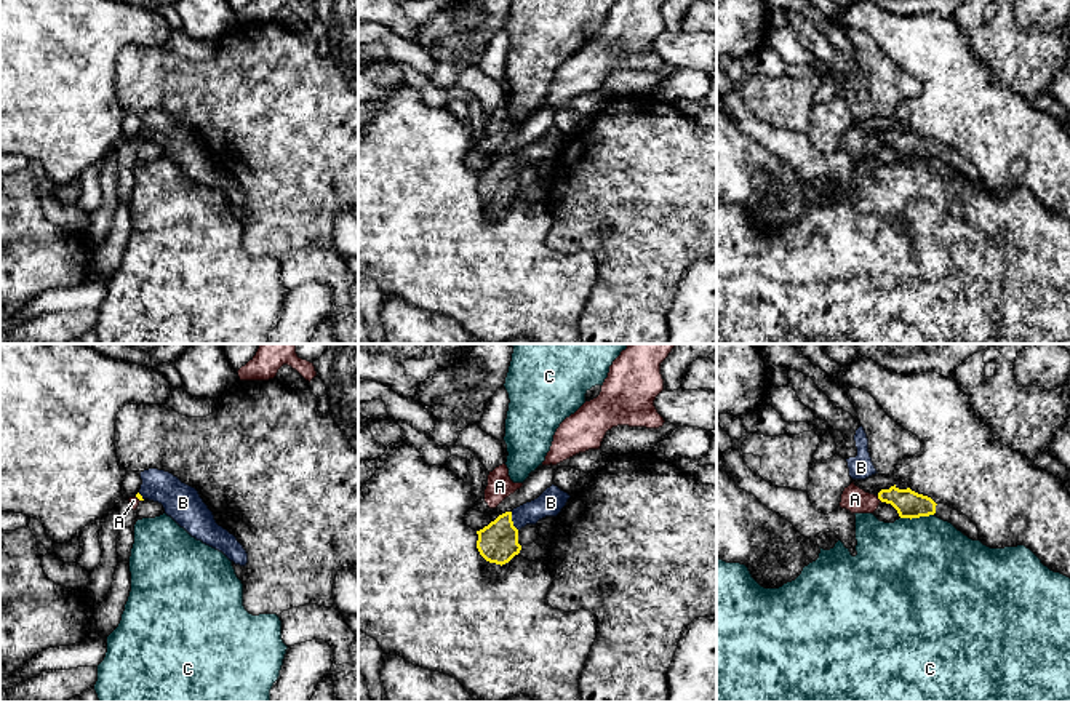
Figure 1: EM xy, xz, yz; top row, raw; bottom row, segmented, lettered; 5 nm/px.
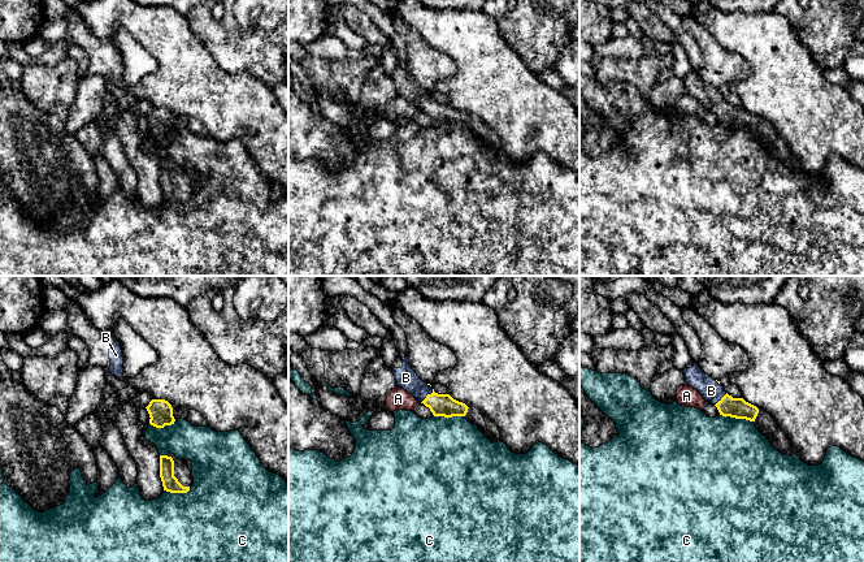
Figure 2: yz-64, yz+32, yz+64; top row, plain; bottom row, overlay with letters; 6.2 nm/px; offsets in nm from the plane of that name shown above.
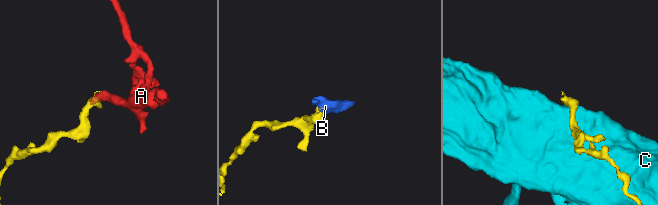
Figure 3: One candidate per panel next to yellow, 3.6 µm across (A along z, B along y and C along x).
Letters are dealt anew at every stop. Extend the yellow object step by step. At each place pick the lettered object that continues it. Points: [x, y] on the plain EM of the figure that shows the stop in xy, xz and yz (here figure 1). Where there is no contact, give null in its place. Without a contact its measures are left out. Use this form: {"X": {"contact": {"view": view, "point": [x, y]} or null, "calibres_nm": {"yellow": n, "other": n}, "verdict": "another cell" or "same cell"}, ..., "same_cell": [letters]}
{"A": {"contact": {"view": "yz", "point": [880, 141]}, "calibres_nm": {"yellow": 140, "other": 130}, "verdict": "another cell"}, "B": {"contact": {"view": "xz", "point": [512, 163]}, "calibres_nm": {"yellow": 200, "other": 130}, "verdict": "same cell"}, "C": {"contact": {"view": "yz", "point": [917, 159]}, "calibres_nm": {"yellow": 140, "other": 500}, "verdict": "another cell"}, "same_cell": ["B"]}

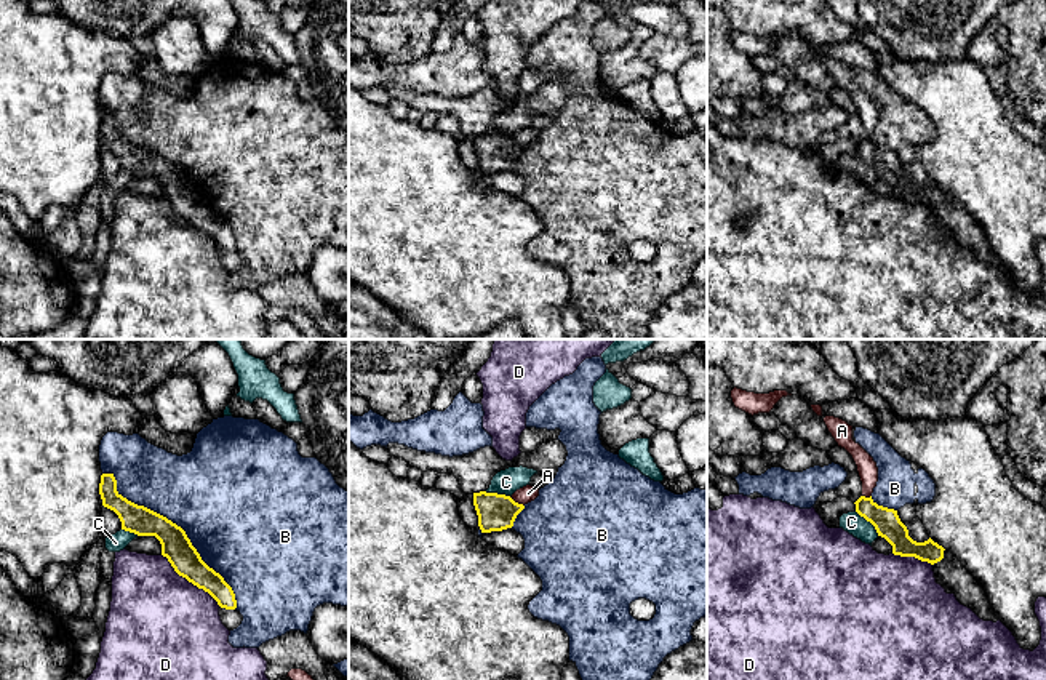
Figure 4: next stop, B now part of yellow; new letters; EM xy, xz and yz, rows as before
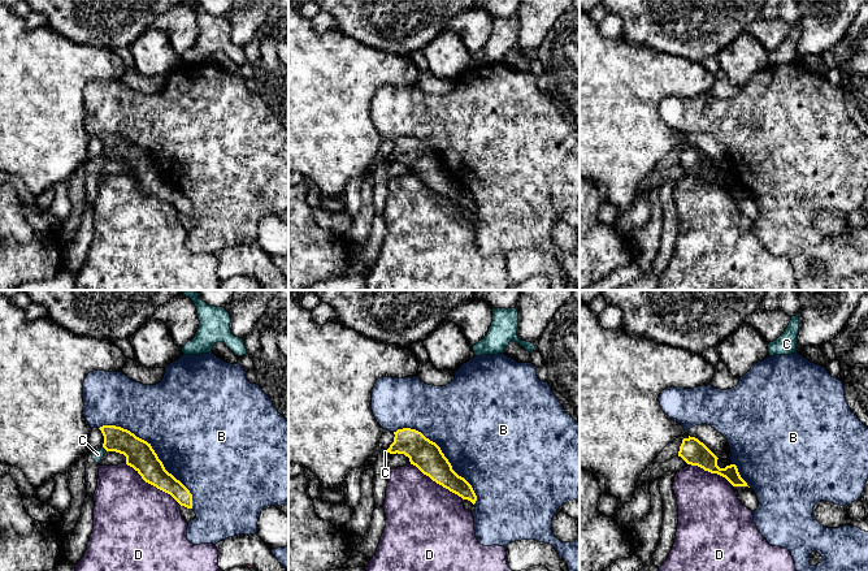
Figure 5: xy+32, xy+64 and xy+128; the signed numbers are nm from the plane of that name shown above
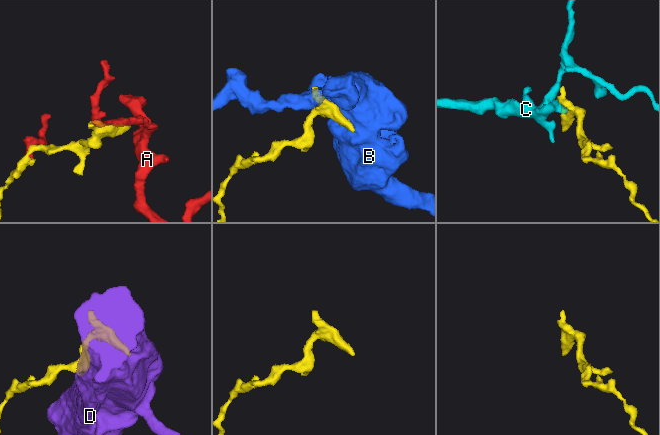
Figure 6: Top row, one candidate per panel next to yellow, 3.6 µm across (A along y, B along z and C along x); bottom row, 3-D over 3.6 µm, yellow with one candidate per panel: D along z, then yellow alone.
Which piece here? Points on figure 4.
{"A": {"contact": {"view": "xz", "point": [517, 144]}, "calibres_nm": {"yellow": 190, "other": 90}, "verdict": "another cell"}, "B": {"contact": {"view": "xy", "point": [176, 167]}, "calibres_nm": {"yellow": 150, "other": 480}, "verdict": "another cell"}, "C": {"contact": {"view": "yz", "point": [869, 162]}, "calibres_nm": {"yellow": 140, "other": 110}, "verdict": "another cell"}, "D": {"contact": {"view": "xy", "point": [189, 223]}, "calibres_nm": {"yellow": 150, "other": 500}, "verdict": "another cell"}, "same_cell": []}

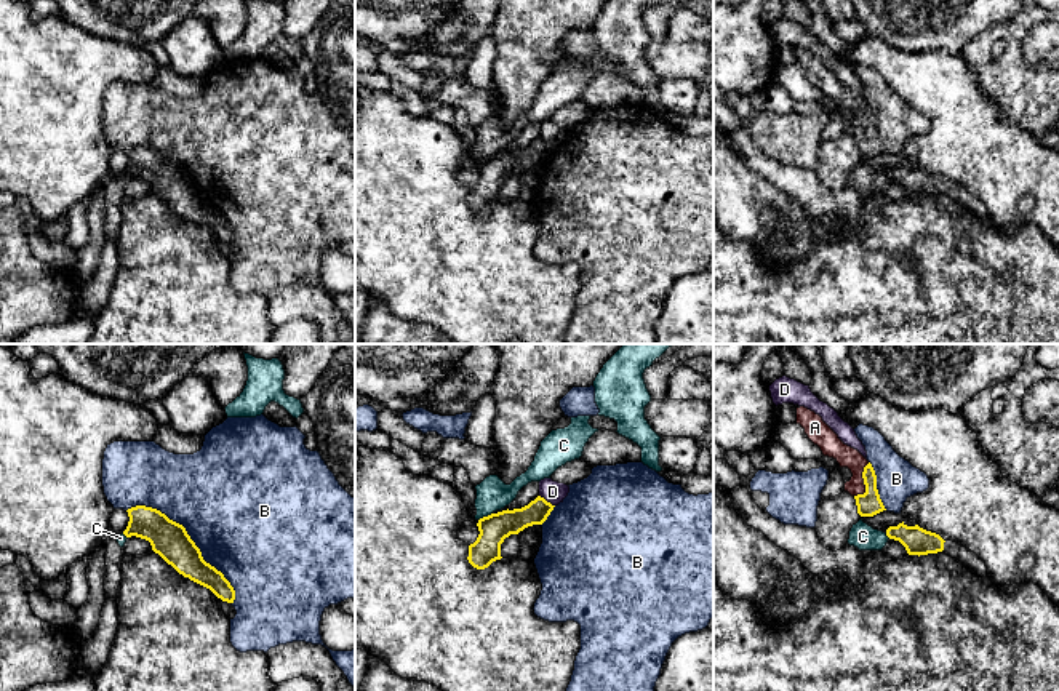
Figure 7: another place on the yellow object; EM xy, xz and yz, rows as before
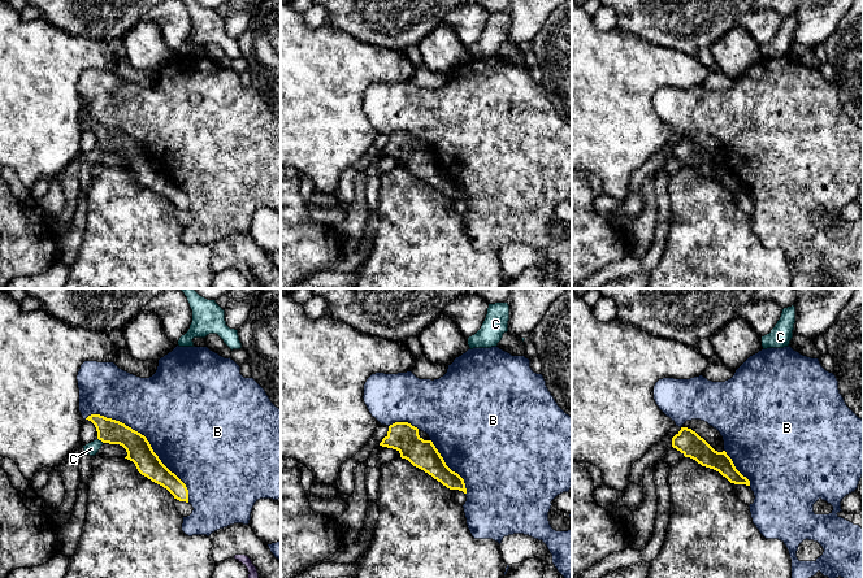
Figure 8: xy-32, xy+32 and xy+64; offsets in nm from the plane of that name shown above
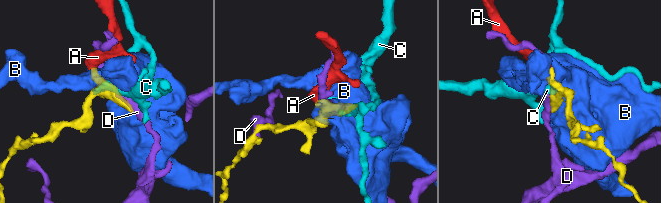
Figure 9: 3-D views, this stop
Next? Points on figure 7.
{"A": {"contact": {"view": "yz", "point": [864, 123]}, "calibres_nm": {"yellow": 120, "other": 110}, "verdict": "same cell"}, "B": {"contact": {"view": "xy", "point": [191, 181]}, "calibres_nm": {"yellow": 190, "other": 500}, "verdict": "another cell"}, "C": {"contact": {"view": "xz", "point": [485, 159]}, "calibres_nm": {"yellow": 150, "other": 160}, "verdict": "another cell"}, "D": {"contact": {"view": "xz", "point": [546, 143]}, "calibres_nm": {"yellow": 130, "other": 110}, "verdict": "another cell"}, "same_cell": ["A"]}

